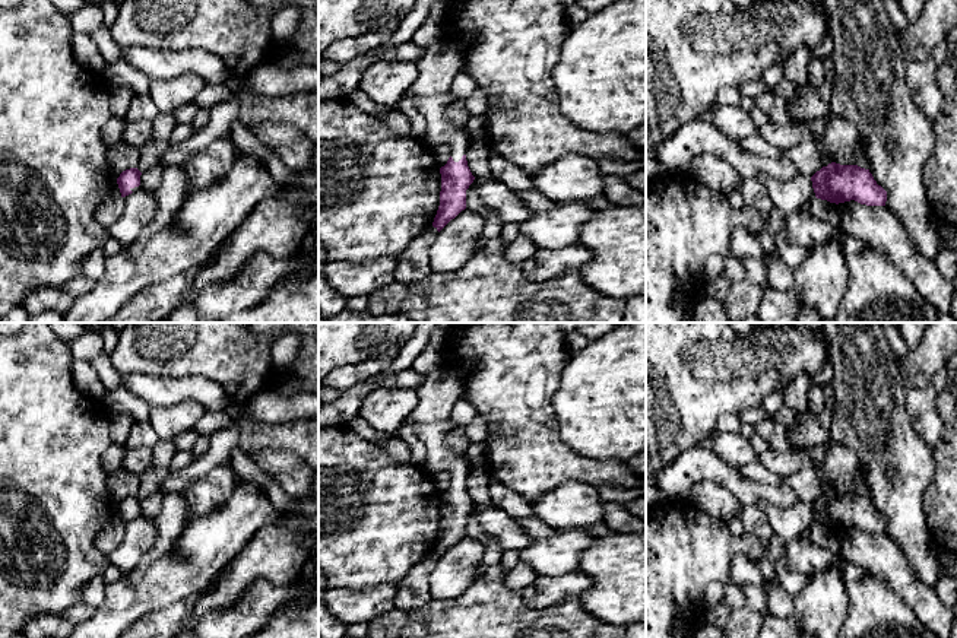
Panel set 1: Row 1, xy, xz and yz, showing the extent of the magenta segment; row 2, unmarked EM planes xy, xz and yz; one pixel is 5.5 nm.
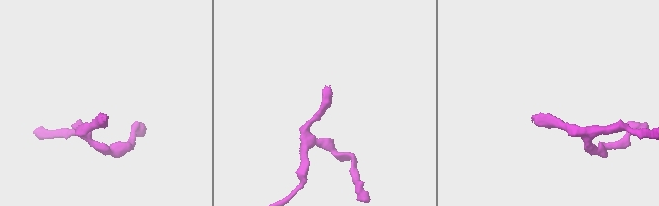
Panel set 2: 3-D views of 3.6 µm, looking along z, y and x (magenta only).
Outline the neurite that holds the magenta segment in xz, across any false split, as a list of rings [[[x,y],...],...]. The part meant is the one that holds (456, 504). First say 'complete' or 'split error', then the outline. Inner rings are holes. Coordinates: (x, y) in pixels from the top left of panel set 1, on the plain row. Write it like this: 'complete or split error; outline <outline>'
split error; outline [[[450,418],[430,423],[415,423],[416,434],[427,448],[427,470],[431,474],[447,472],[453,477],[447,491],[440,495],[440,533],[432,549],[438,559],[466,536],[466,517],[475,507],[466,488],[470,470],[469,461],[466,456],[453,451],[447,445],[451,425]]]

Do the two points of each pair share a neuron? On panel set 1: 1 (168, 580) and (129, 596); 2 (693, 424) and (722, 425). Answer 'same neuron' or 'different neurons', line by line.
1: same neuron
2: different neurons

